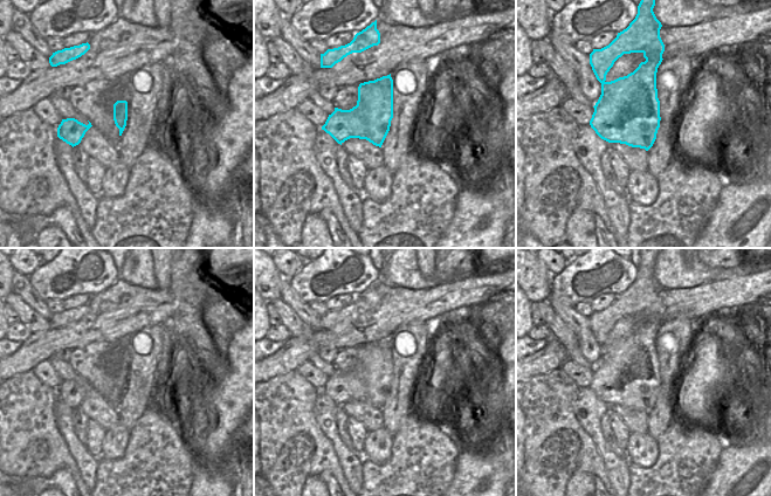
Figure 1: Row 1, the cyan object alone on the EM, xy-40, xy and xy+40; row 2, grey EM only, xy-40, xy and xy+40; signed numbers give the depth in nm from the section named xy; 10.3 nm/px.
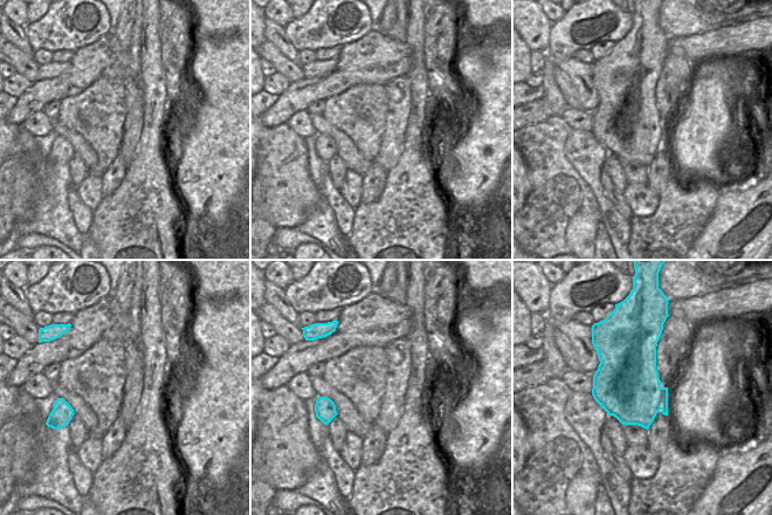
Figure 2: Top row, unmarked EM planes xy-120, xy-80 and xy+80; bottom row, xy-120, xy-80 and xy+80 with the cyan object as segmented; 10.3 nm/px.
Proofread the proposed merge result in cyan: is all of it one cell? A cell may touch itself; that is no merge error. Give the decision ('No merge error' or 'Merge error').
Merge error.

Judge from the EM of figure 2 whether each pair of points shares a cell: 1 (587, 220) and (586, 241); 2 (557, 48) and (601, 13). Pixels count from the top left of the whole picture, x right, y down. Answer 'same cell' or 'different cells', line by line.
1: same cell
2: same cell

